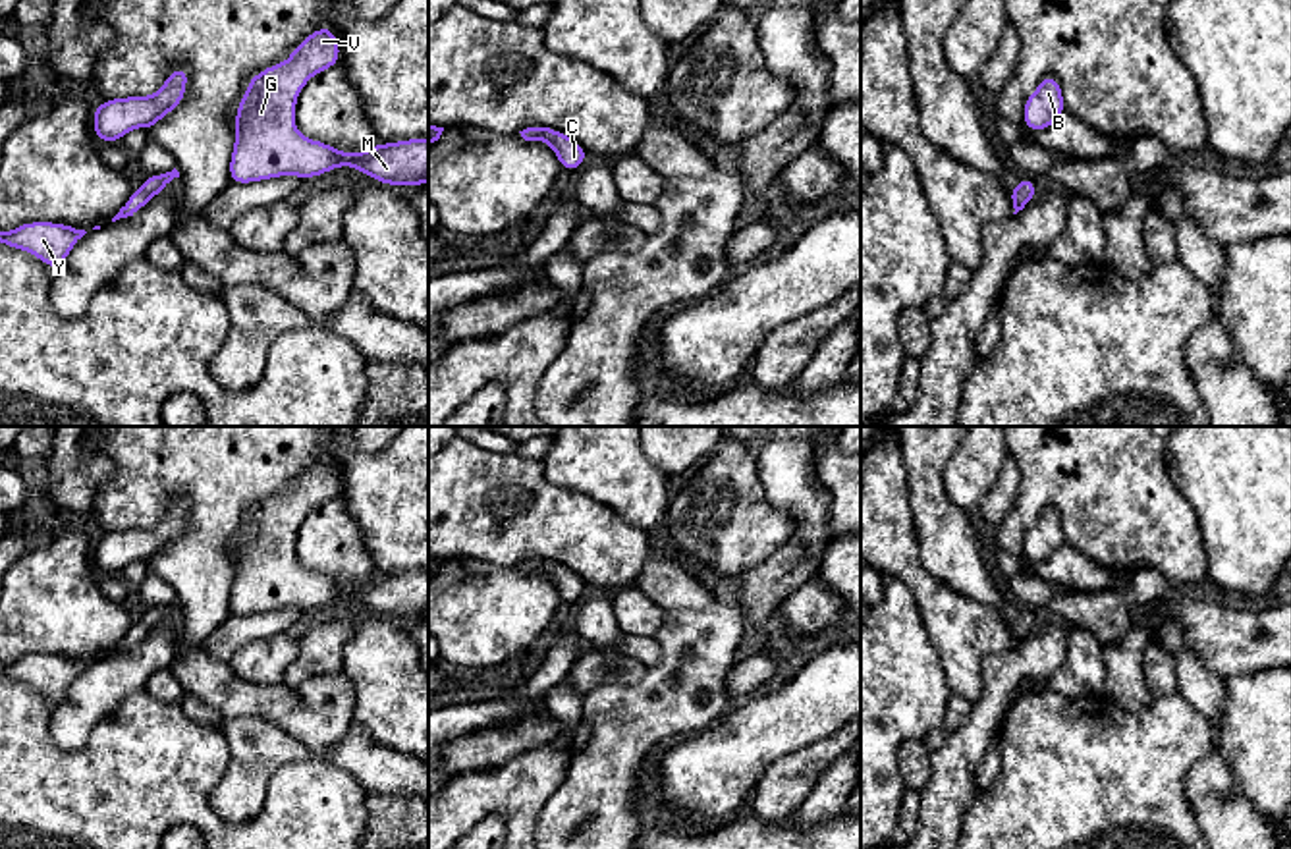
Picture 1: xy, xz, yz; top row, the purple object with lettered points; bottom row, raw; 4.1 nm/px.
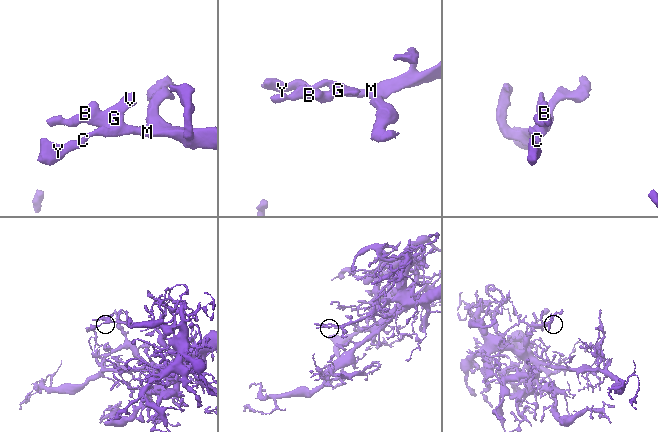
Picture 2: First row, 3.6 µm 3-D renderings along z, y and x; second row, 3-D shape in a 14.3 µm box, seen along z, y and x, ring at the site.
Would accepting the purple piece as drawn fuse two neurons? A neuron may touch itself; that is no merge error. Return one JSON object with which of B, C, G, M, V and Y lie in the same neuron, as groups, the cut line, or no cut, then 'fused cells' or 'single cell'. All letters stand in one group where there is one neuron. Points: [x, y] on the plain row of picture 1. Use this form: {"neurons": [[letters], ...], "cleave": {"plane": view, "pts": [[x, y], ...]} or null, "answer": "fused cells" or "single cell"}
{"neurons": [["B", "C", "G", "M", "V", "Y"]], "cleave": null, "answer": "single cell"}

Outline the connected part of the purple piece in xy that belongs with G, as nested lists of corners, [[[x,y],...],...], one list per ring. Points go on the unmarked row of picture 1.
[[[320,459],[301,473],[286,494],[249,511],[235,542],[230,614],[253,616],[282,608],[305,612],[340,598],[351,598],[384,617],[419,619],[428,614],[428,571],[378,575],[363,585],[343,585],[297,563],[297,525],[313,507],[338,494],[336,465]]]

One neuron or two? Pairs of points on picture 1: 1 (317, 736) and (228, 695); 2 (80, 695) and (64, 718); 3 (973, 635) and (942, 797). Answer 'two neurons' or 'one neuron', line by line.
1: one neuron
2: one neuron
3: two neurons

